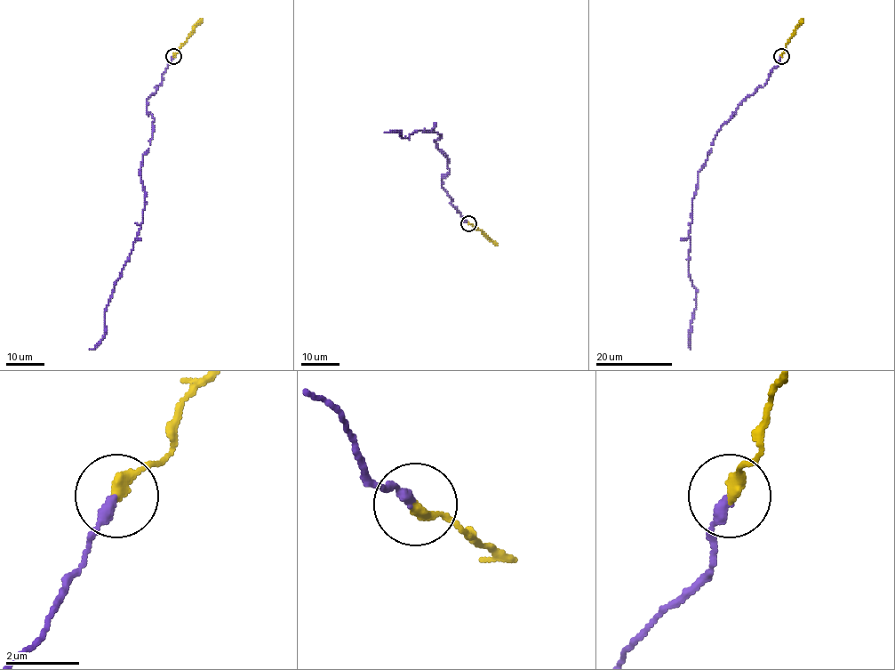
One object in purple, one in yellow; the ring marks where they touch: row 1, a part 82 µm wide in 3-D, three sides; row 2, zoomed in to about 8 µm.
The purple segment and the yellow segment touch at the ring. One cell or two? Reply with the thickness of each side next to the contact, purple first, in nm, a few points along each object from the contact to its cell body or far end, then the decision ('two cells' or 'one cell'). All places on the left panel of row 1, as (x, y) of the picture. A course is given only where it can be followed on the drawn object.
280 nm thick on the purple side, 360 nm on the other; purple runs (173, 56), (147, 100), (154, 132), (141, 163), (143, 222), (105, 311), (105, 335), (90, 349); yellow runs (173, 56), (193, 28), (203, 19); one cell

